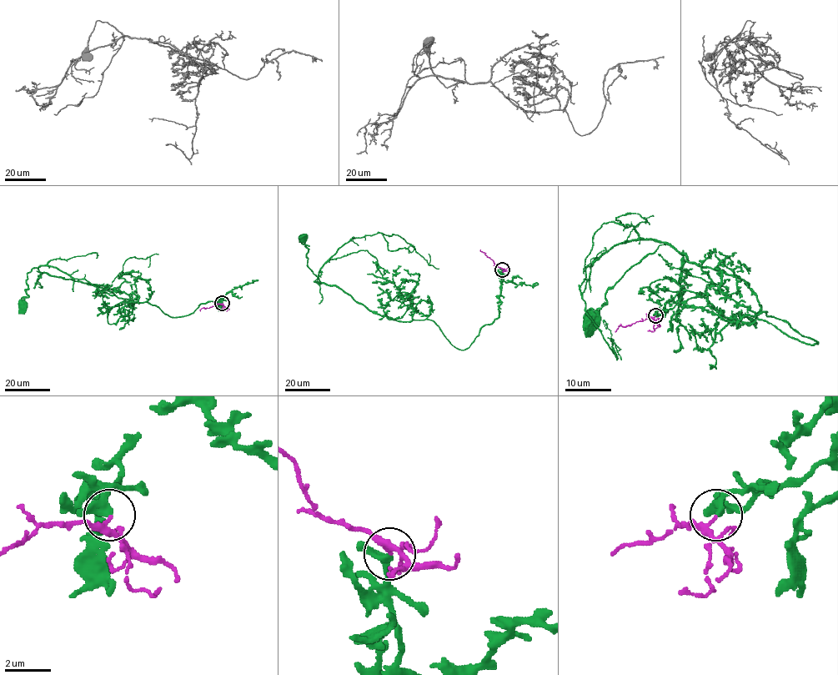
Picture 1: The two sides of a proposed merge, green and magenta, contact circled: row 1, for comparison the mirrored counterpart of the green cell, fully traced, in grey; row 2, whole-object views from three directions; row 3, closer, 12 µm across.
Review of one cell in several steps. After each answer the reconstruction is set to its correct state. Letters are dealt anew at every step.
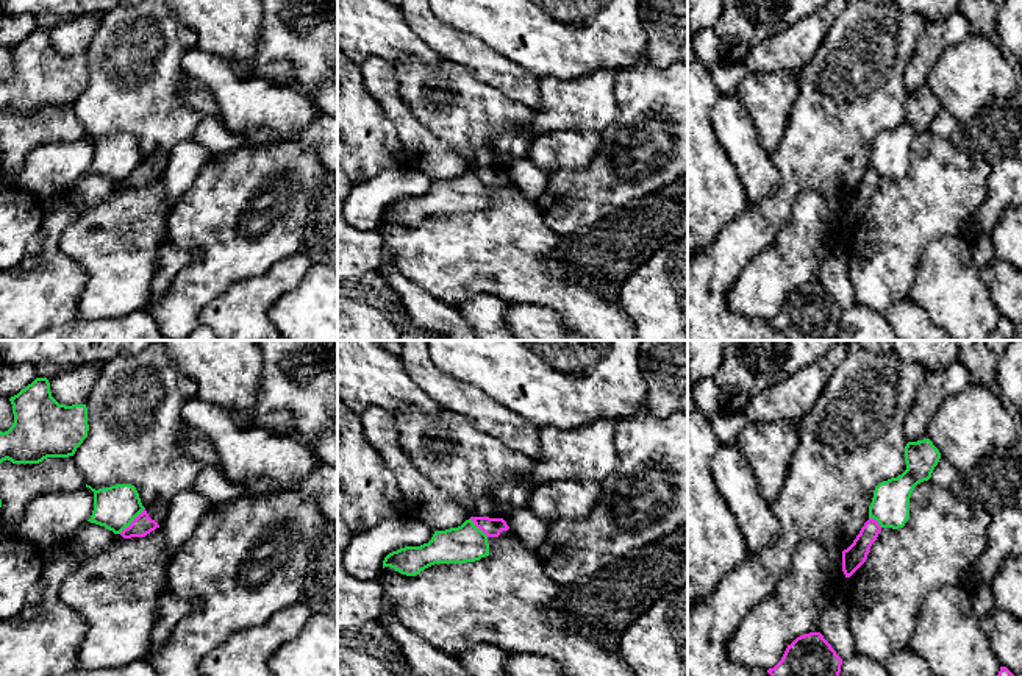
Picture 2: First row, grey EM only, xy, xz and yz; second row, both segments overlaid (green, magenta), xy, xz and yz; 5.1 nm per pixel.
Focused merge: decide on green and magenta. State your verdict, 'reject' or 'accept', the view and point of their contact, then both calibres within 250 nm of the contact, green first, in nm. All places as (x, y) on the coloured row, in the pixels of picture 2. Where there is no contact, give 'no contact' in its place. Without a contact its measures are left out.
reject; meets green in xy at (132, 520); 220 nm thick on the green side, 110 nm on the other

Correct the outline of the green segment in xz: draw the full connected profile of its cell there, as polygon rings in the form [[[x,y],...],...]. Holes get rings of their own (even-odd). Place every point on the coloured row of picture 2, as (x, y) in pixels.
[[[469,518],[458,528],[434,531],[431,540],[420,546],[405,546],[389,553],[383,568],[416,576],[434,564],[466,564],[489,556],[488,535]]]

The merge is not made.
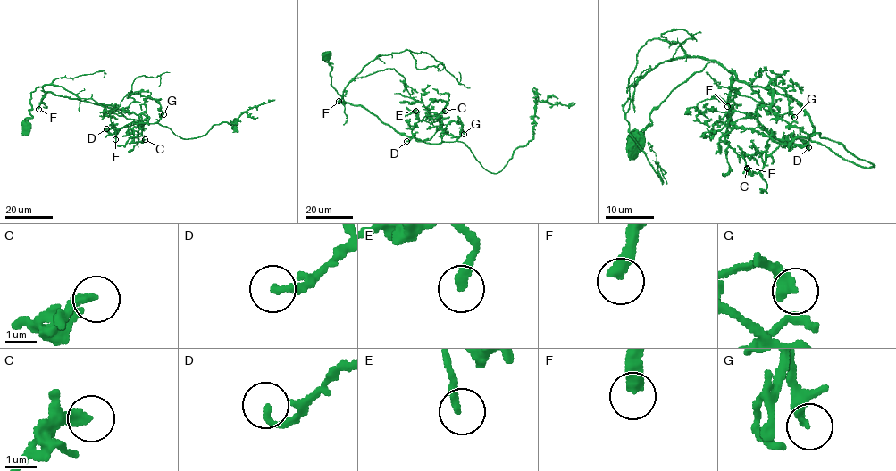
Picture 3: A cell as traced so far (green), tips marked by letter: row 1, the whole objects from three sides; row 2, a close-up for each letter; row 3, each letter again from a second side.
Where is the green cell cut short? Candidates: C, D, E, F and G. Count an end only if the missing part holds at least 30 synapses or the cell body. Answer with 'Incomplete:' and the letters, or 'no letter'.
Incomplete: F

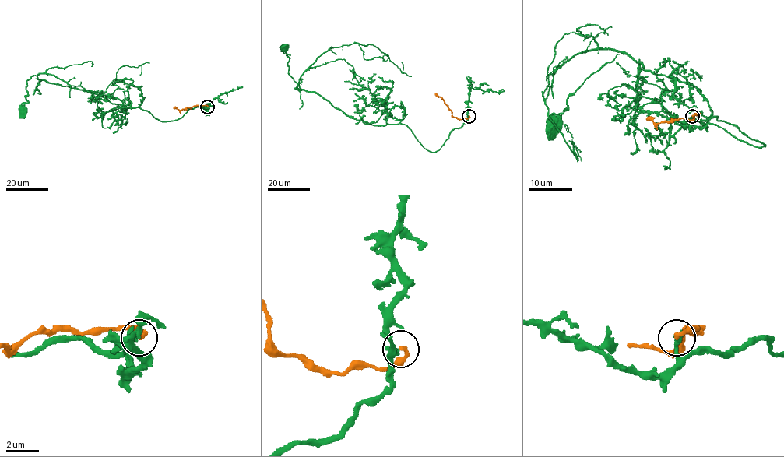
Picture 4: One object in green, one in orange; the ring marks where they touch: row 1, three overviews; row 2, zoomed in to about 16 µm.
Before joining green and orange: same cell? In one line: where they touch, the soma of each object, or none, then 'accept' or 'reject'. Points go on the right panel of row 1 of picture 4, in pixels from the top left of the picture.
(692, 116) | green (552, 124) | orange none | reject

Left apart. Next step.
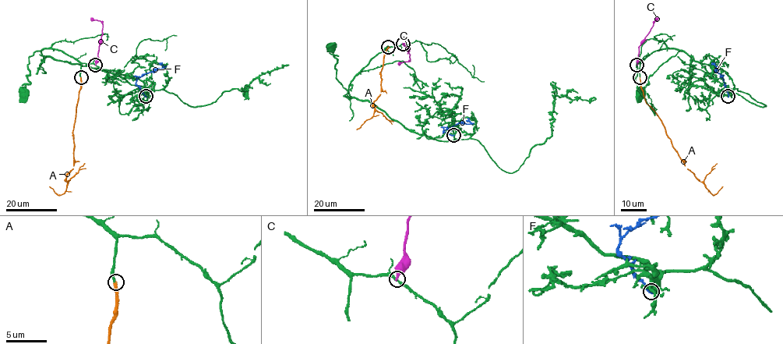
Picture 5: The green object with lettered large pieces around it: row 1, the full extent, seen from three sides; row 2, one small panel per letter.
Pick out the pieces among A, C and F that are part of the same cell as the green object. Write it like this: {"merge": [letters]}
{"merge": ["A"]}

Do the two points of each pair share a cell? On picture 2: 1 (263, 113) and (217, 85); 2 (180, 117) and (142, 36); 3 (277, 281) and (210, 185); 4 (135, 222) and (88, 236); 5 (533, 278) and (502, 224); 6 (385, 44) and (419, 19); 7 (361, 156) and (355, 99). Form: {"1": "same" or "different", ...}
{"1": "same", "2": "same", "3": "different", "4": "same", "5": "same", "6": "different", "7": "same"}

